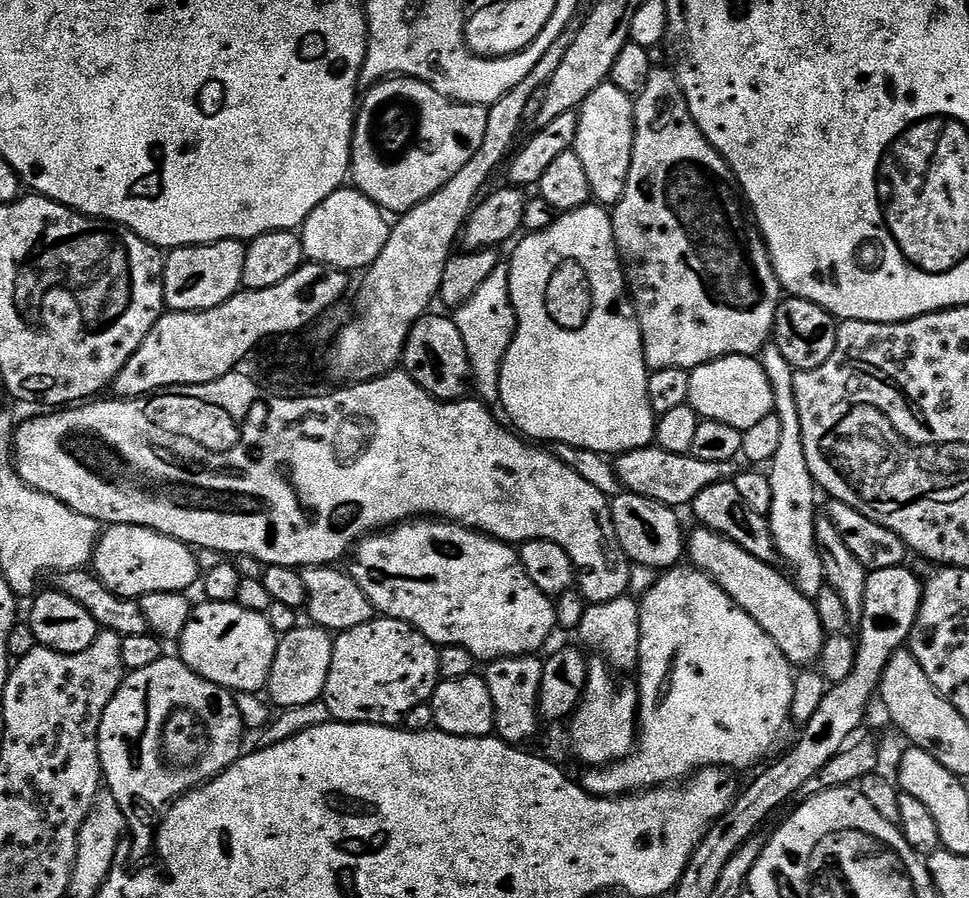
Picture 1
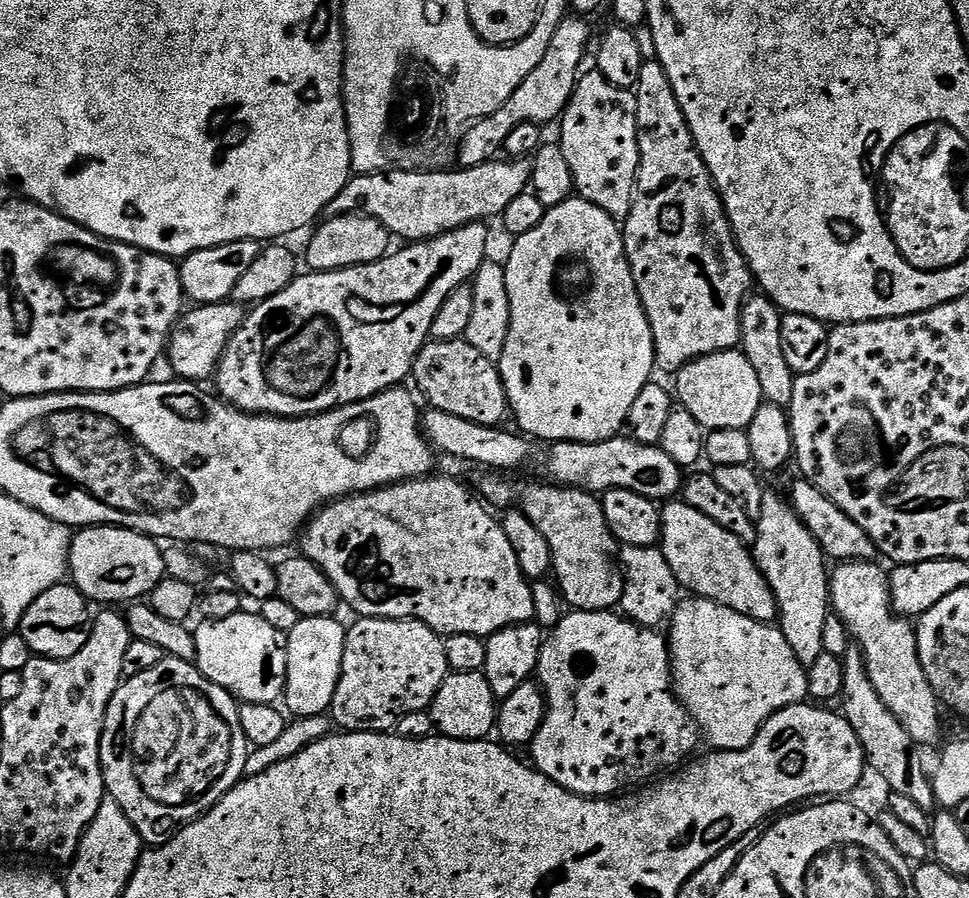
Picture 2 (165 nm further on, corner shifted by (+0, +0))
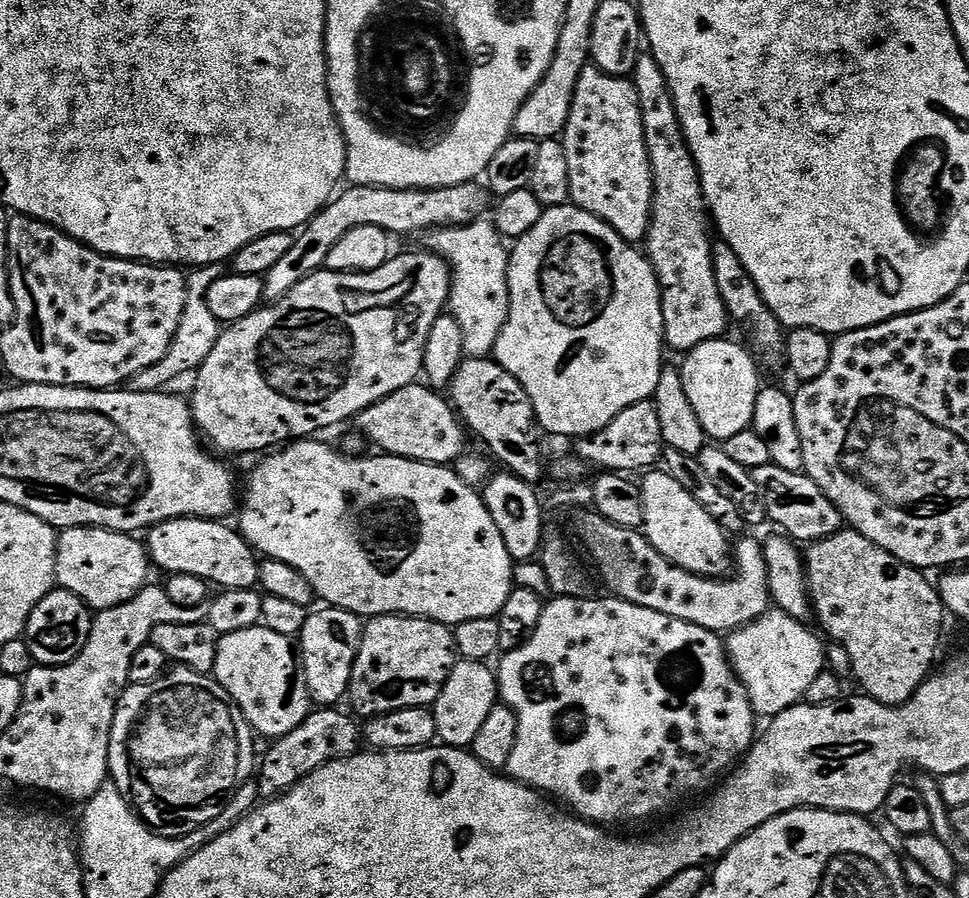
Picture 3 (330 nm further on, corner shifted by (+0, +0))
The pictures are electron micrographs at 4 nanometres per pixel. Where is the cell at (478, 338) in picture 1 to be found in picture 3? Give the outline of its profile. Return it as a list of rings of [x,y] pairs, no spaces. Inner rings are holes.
[[[481,218],[473,220],[471,224],[437,228],[428,238],[427,247],[451,265],[450,314],[458,326],[462,326],[465,353],[472,358],[491,357],[496,351],[496,343],[508,317],[510,252],[505,237],[501,236],[491,219]]]

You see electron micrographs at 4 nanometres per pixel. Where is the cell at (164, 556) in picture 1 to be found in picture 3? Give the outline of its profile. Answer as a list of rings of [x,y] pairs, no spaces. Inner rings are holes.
[[[66,528],[56,542],[56,582],[70,594],[83,600],[92,610],[113,608],[138,594],[149,583],[150,561],[145,545],[136,541],[135,535],[111,532],[108,528]]]

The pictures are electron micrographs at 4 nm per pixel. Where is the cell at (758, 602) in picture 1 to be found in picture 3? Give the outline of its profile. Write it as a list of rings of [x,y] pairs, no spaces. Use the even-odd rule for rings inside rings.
[[[652,470],[644,478],[640,484],[644,507],[642,531],[658,554],[682,570],[693,572],[695,576],[727,577],[734,564],[729,533],[718,522],[714,522],[714,518],[710,518],[710,514],[706,514],[706,510],[702,510],[702,506],[698,506],[698,502],[694,502],[694,498],[686,494],[680,483],[674,482],[667,472]]]

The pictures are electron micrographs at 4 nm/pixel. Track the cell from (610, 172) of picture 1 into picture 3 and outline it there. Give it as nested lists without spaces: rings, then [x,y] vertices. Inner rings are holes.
[[[595,66],[584,68],[562,143],[570,165],[571,203],[606,222],[629,244],[639,245],[652,221],[652,167],[631,79],[611,76]]]

